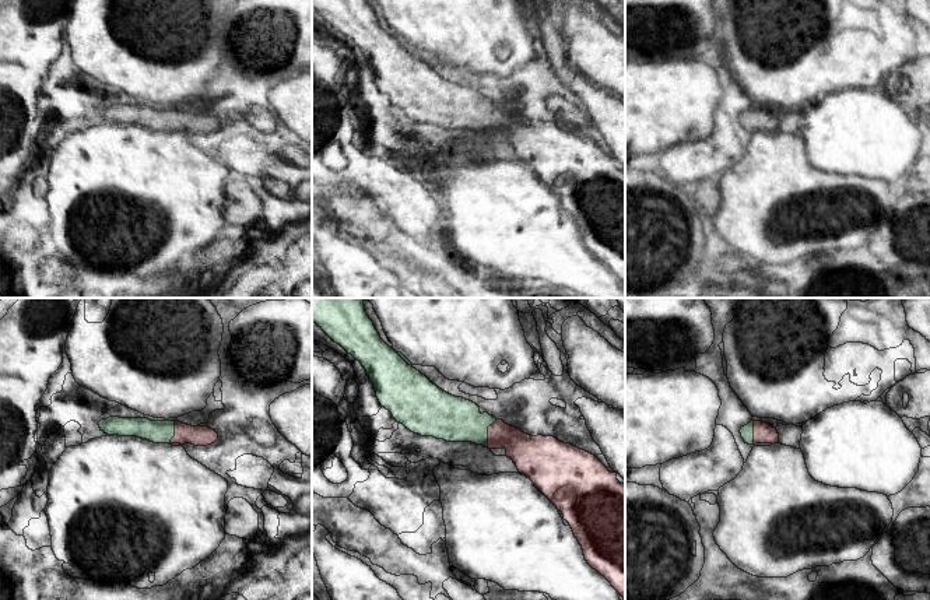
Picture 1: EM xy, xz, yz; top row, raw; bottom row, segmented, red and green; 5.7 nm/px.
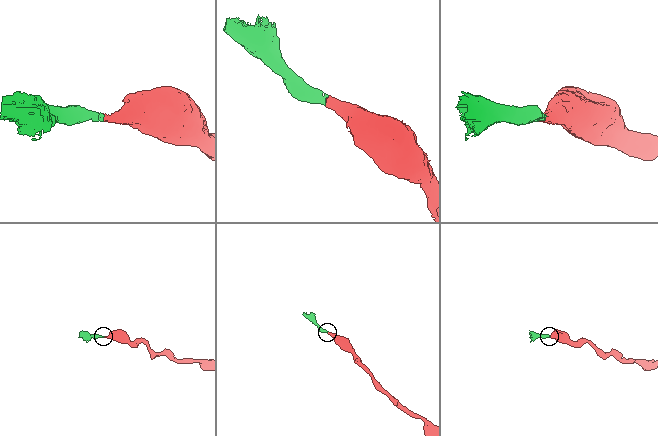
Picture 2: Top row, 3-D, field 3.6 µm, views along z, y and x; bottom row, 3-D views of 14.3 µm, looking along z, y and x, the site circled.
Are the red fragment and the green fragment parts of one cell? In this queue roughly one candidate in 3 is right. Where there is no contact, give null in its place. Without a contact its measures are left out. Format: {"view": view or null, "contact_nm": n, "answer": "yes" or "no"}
{"view": "xz", "contact_nm": 170, "answer": "yes"}

